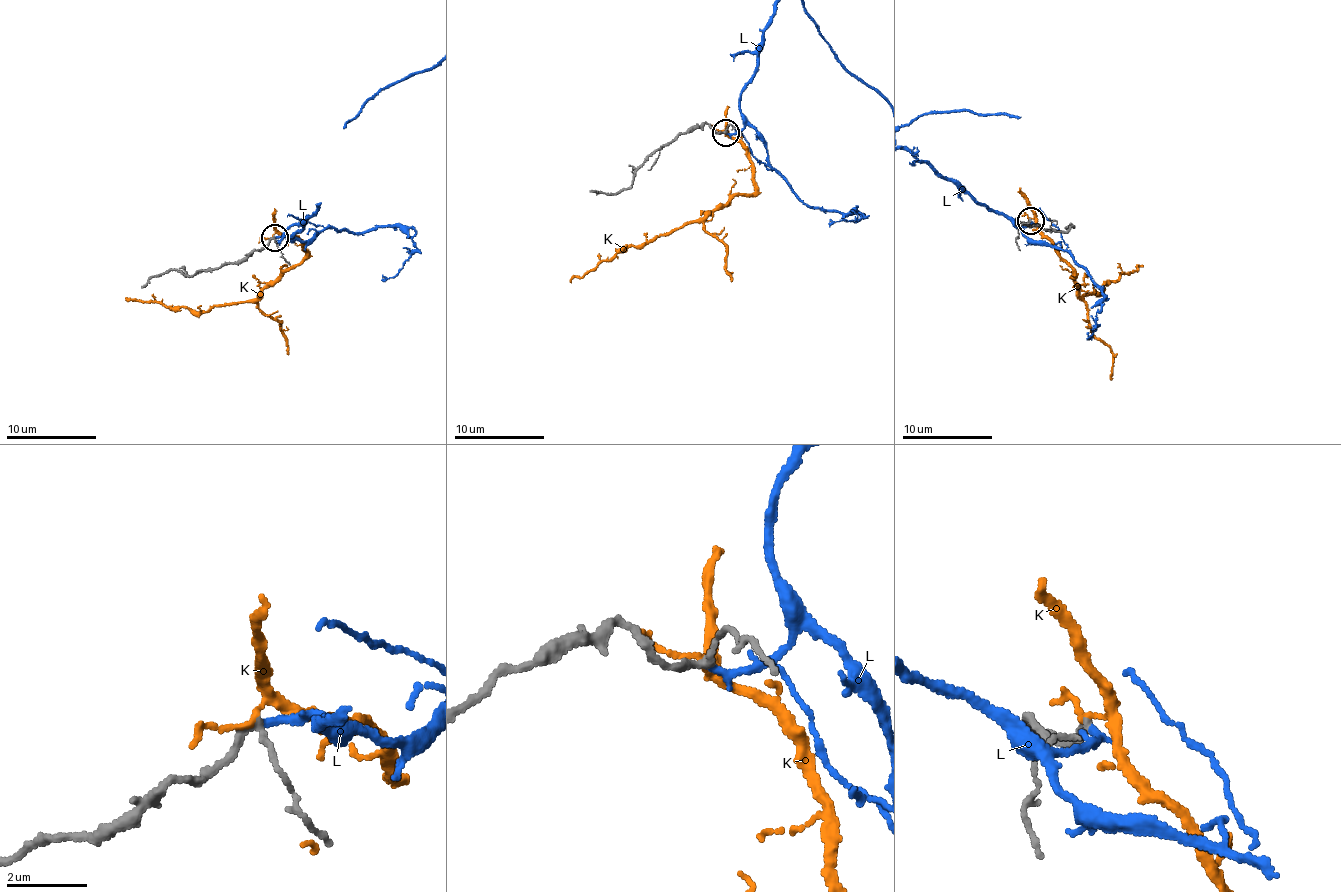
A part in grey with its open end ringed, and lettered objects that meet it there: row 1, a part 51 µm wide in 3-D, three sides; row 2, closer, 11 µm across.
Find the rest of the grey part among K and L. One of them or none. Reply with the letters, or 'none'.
L

